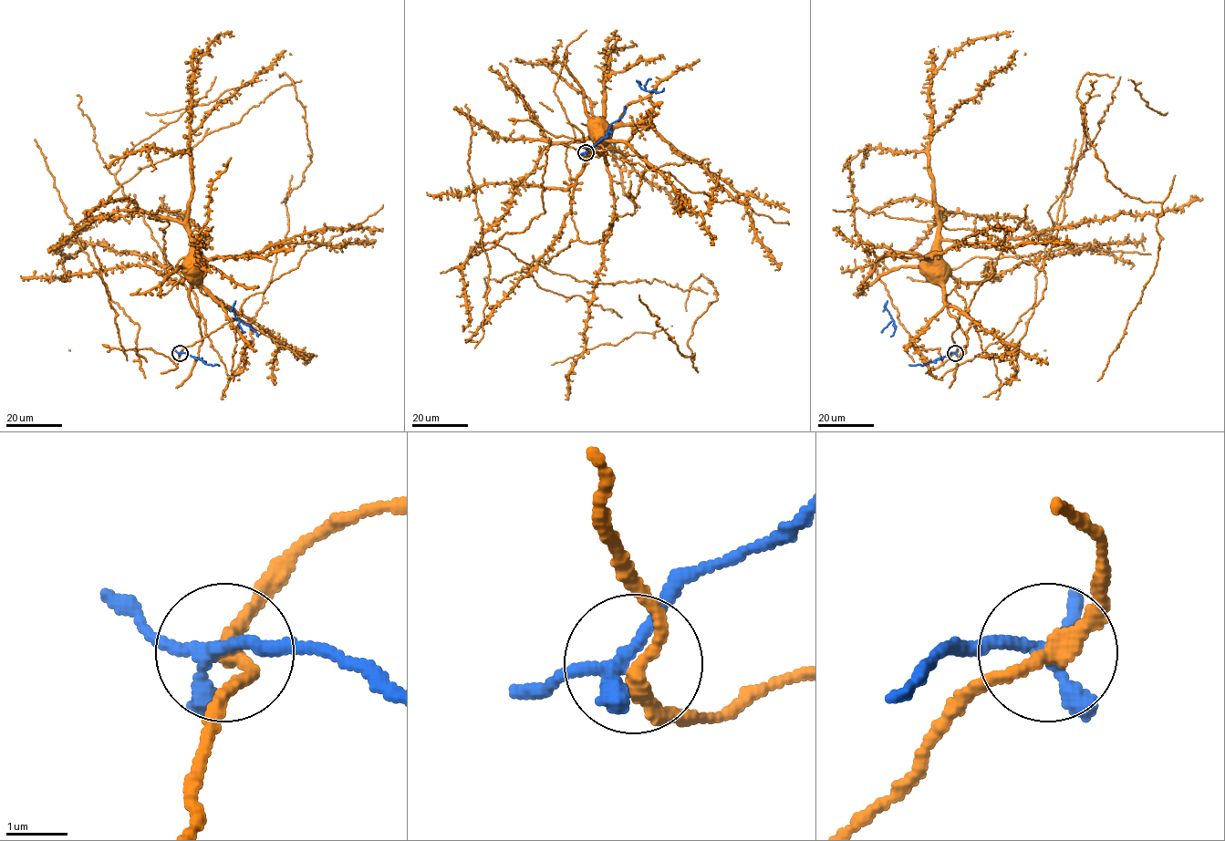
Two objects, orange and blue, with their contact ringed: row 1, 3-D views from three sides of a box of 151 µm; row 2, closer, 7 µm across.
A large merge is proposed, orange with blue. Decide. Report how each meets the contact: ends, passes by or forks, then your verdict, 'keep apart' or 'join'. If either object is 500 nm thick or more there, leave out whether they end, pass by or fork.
orange passes by; blue forks; keep apart

